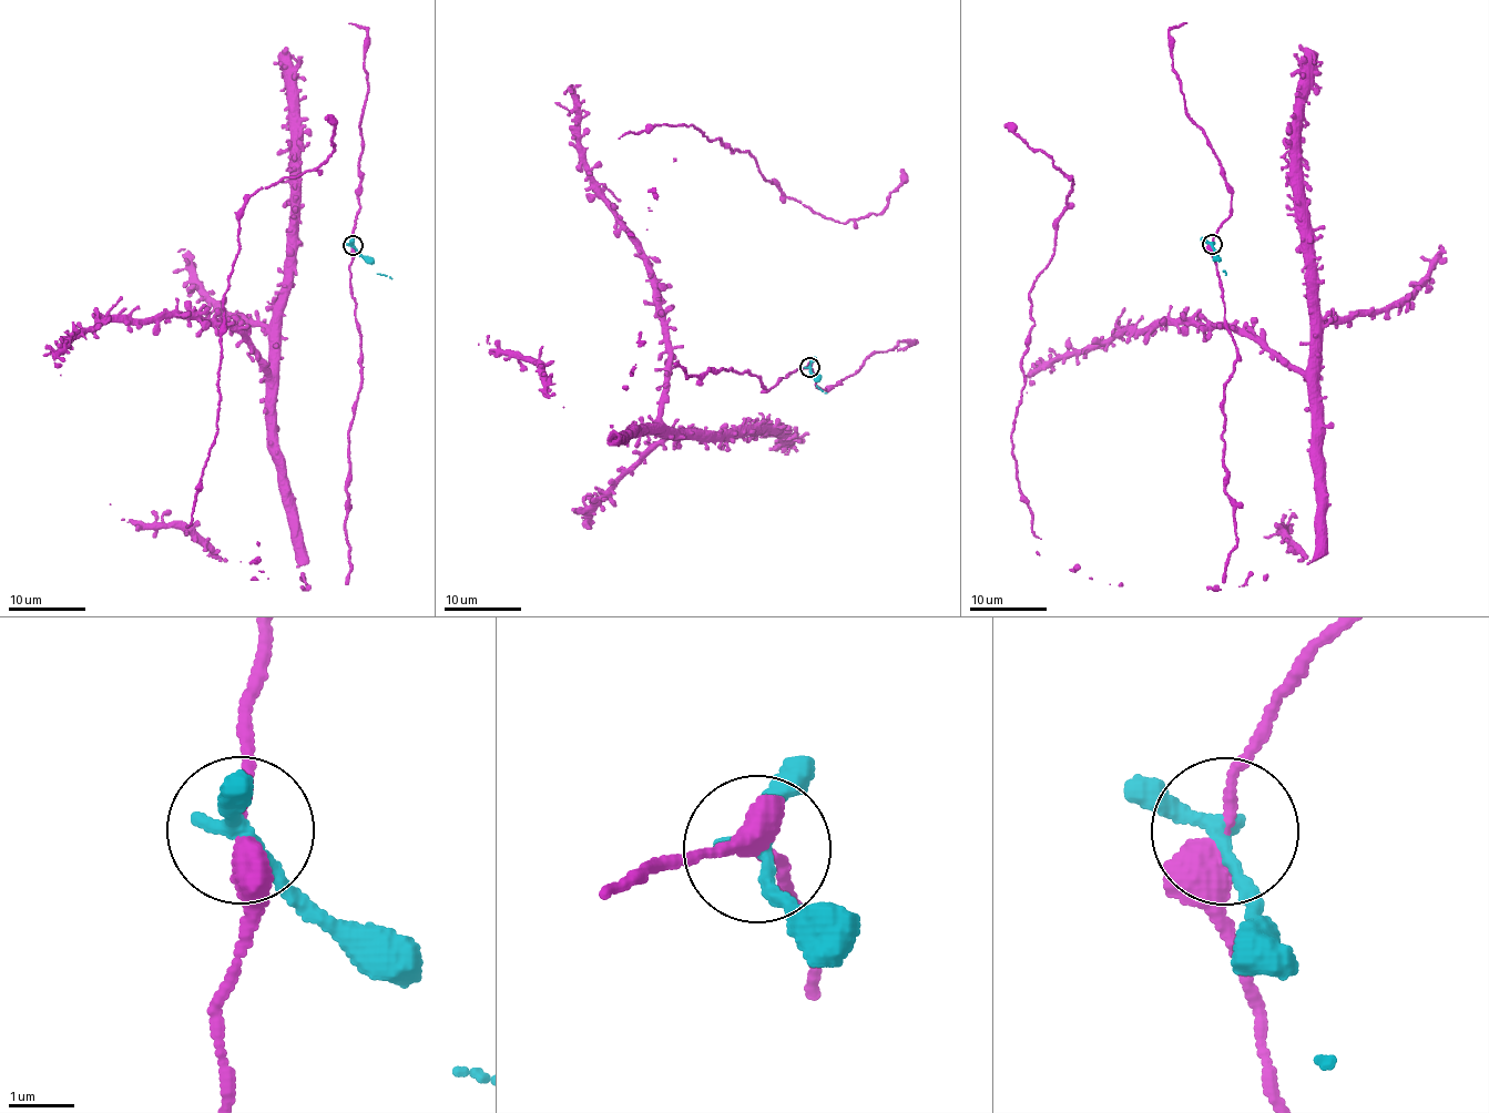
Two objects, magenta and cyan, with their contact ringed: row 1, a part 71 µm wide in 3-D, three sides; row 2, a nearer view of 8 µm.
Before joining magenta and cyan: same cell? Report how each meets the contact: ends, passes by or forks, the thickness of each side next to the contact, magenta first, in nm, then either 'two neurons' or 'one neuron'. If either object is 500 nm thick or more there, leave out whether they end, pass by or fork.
magenta passes by; cyan passes by; calibres 340 and 220 nm; one neuron

